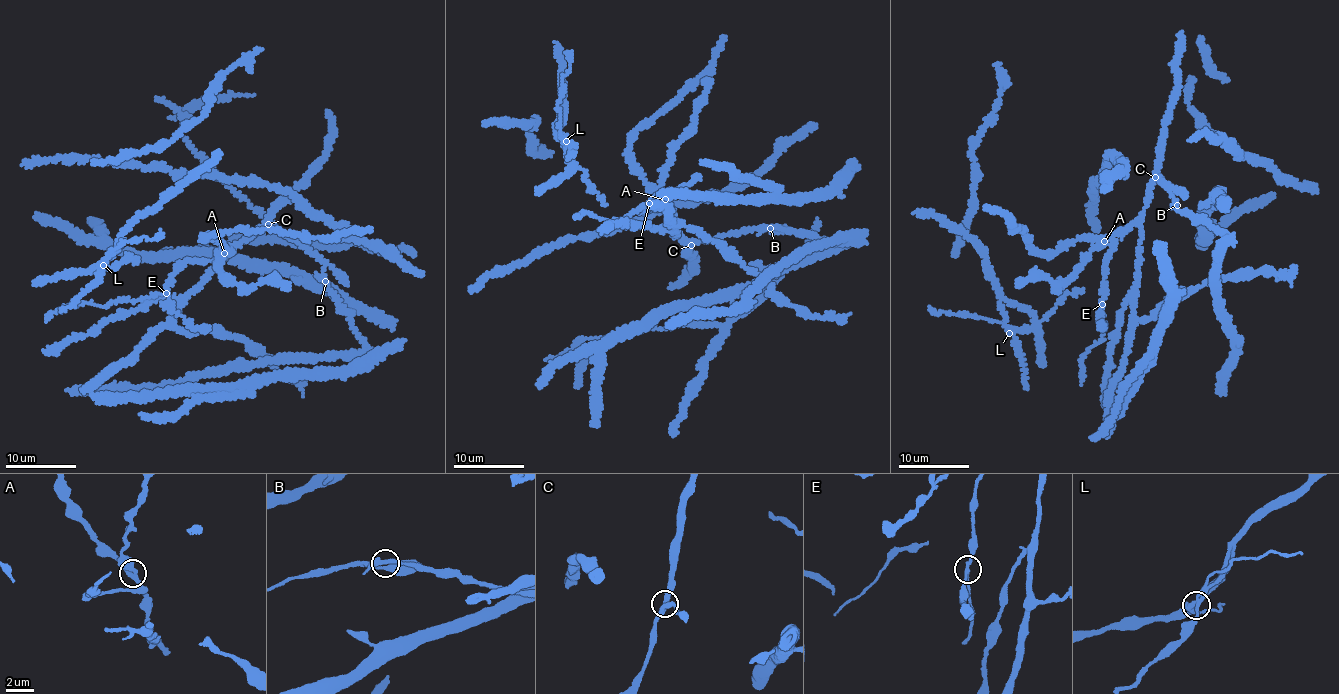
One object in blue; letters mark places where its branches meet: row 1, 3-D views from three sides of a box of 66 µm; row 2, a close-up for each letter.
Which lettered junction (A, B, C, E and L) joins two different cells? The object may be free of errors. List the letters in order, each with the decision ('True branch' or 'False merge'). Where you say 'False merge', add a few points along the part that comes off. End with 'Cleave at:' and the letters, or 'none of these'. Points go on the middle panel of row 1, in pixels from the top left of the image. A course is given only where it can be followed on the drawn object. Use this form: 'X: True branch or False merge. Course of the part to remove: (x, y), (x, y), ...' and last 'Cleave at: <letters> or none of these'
A: True branch
B: True branch
C: True branch
E: False merge. Course of the part to remove: (649, 203), (614, 221), (585, 212), (577, 216)
L: True branch
Cleave at: E

